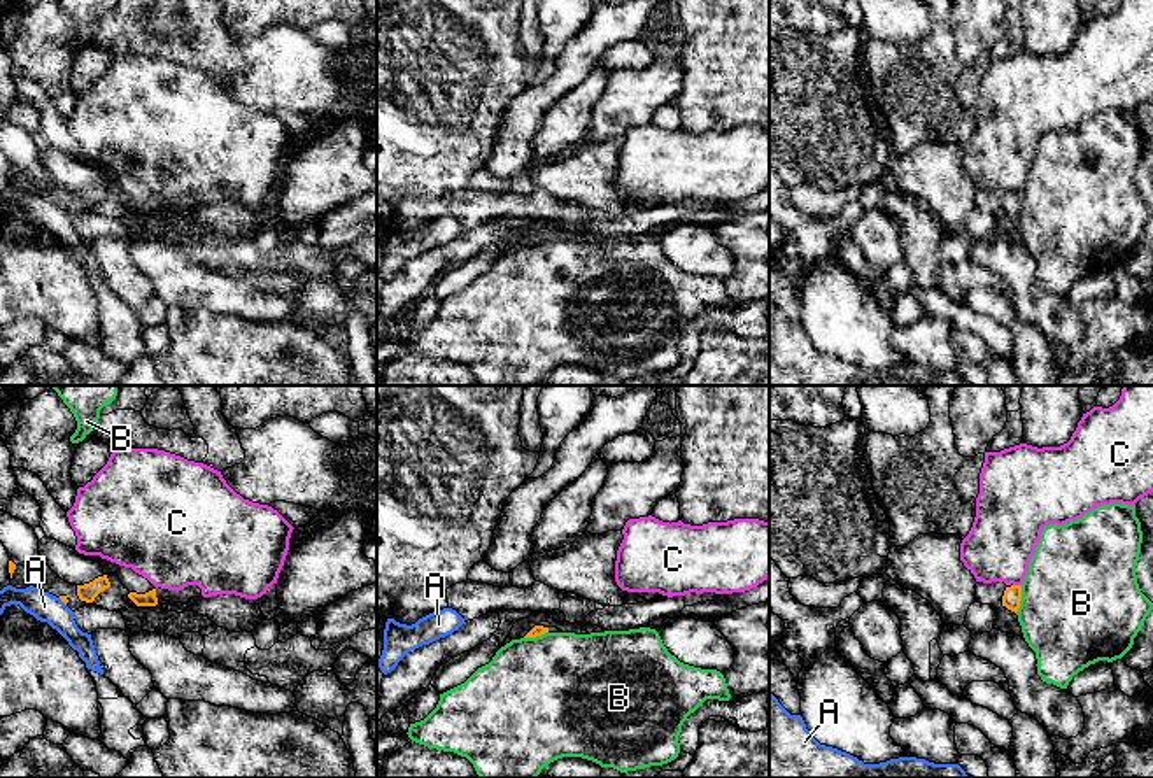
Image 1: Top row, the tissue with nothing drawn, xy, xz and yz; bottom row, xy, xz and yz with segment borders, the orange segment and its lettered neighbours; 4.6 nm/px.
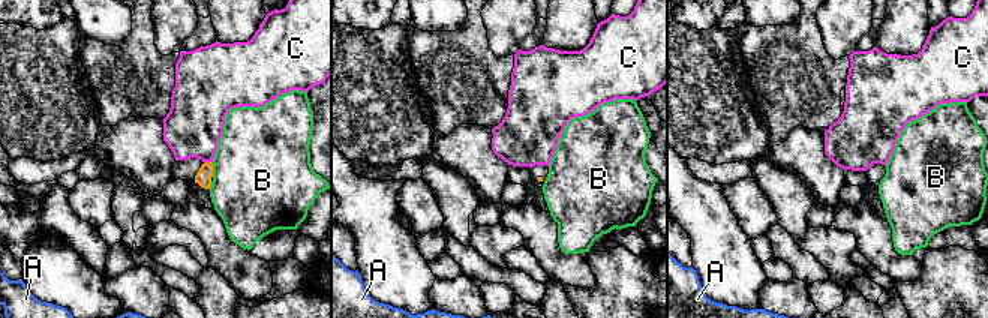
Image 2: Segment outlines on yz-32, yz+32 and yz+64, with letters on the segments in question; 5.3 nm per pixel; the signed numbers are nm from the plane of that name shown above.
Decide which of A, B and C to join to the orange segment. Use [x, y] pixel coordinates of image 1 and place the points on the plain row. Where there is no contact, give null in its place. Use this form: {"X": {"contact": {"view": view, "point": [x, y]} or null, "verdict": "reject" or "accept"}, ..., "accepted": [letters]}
{"A": {"contact": {"view": "xy", "point": [62, 207]}, "verdict": "reject"}, "B": {"contact": {"view": "yz", "point": [1020, 207]}, "verdict": "reject"}, "C": {"contact": {"view": "yz", "point": [1017, 193]}, "verdict": "reject"}, "accepted": []}

